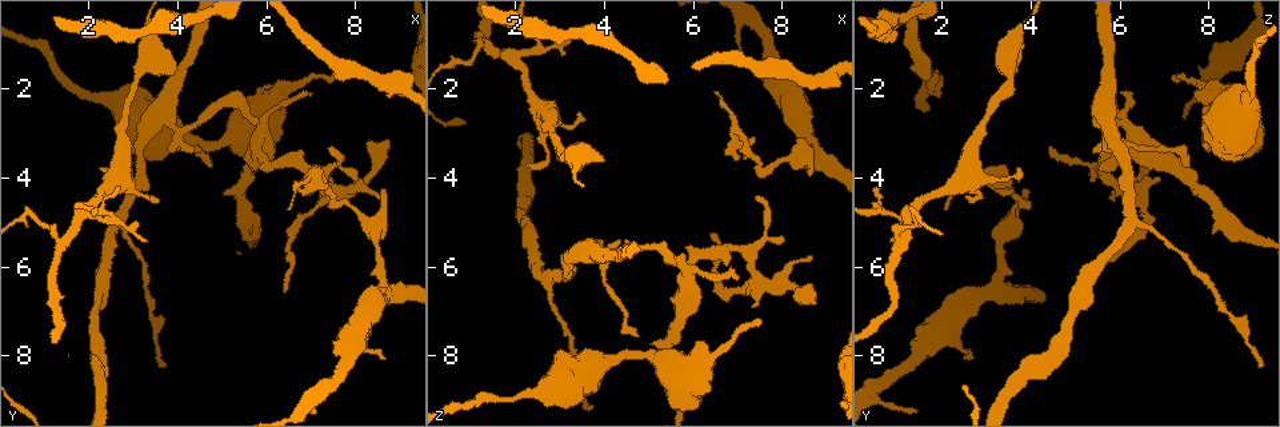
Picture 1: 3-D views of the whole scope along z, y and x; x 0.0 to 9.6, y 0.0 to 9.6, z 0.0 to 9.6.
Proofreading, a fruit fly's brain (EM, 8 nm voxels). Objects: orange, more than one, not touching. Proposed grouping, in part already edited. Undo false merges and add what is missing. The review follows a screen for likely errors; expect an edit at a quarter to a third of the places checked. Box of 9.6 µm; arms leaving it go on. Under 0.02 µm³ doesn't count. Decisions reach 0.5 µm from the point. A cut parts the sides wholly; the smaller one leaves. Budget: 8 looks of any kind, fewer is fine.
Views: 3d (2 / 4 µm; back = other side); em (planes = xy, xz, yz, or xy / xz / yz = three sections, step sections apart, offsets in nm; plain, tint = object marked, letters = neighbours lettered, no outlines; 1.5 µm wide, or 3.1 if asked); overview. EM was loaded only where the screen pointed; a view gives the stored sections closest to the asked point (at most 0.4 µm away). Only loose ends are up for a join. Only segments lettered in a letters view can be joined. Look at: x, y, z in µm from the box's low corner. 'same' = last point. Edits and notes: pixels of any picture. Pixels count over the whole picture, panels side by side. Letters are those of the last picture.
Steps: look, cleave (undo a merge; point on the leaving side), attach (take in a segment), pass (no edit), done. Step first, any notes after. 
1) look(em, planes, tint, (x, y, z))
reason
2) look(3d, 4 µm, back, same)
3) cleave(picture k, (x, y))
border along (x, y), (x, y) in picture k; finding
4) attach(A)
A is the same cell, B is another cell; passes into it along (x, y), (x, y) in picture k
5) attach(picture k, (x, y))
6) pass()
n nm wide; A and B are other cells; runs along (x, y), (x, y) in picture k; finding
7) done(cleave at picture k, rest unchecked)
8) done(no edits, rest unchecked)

look(em, planes, letters, (7.50, 1.65, 7.15))
tapers out

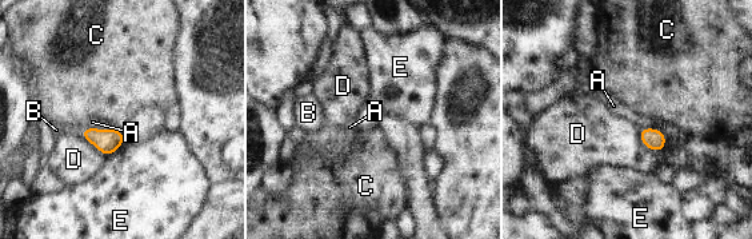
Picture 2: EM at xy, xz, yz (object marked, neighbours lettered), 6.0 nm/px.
pass()
A, B, C, D and E are other cells; border along (111, 127), (120, 130) in picture 2; none of them fits

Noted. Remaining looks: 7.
look(3d, 2 µm, (7.30, 4.00, 7.00))

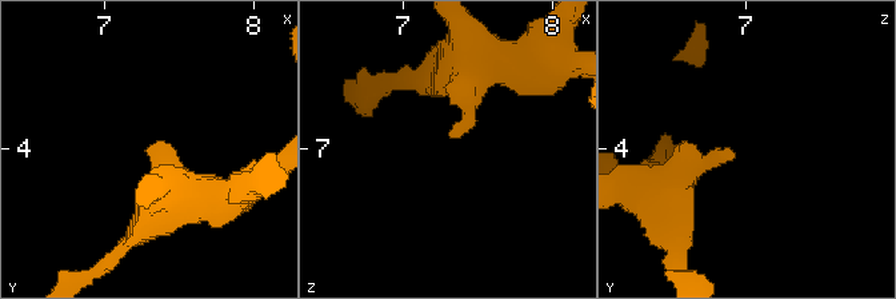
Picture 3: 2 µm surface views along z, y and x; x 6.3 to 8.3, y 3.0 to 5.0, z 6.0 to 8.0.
look(em, planes, letters, (7.34, 4.06, 6.94))

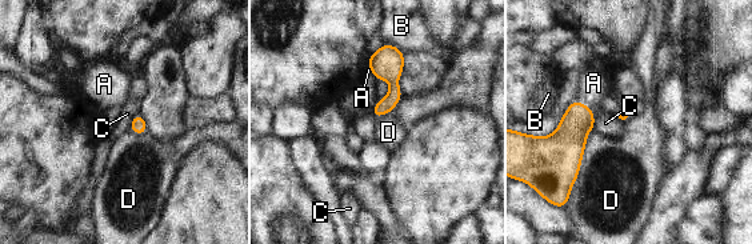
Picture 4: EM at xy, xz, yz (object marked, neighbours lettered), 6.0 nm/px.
attach(A)
A is the same cell, B, C and D are other cells; it goes on there

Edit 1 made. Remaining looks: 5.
look(overview)
redraw

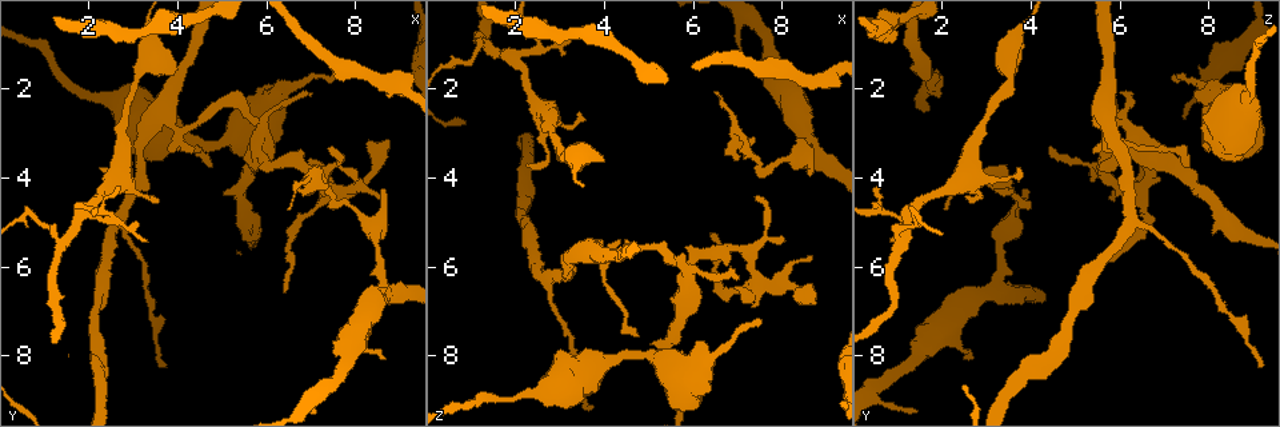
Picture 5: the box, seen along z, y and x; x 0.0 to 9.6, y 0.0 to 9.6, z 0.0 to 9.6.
look(em, xz, step 8, letters, (4.05, 1.55, 3.65))

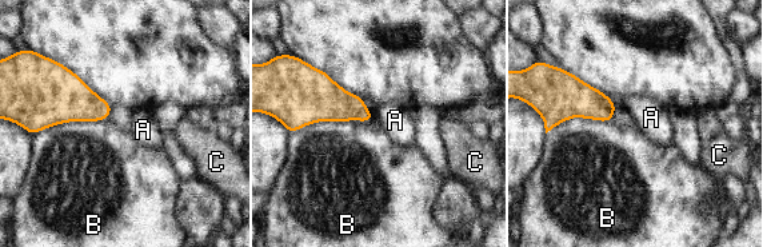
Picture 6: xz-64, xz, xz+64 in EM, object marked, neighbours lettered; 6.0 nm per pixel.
look(em, planes, letters, same)

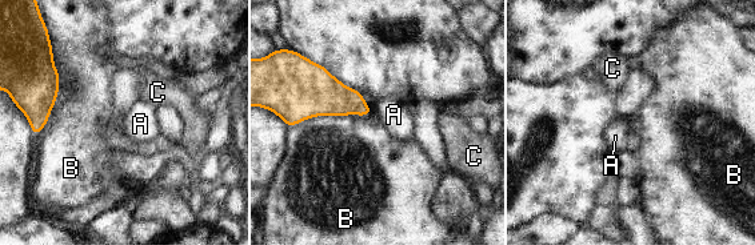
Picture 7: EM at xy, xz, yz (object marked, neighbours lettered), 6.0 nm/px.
pass()
B touches over 500 nm; A, B and C are other cells; no lettered segment goes on from it

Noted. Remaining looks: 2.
done(attach at picture 4, rest unchecked)

